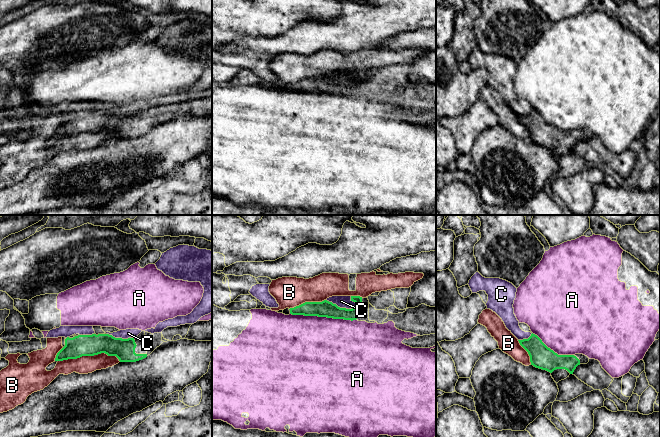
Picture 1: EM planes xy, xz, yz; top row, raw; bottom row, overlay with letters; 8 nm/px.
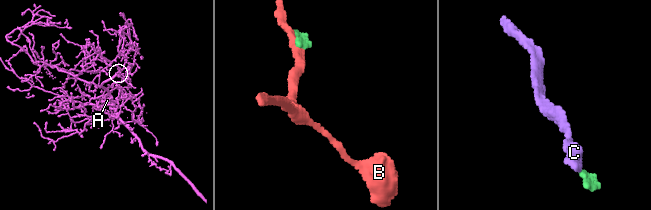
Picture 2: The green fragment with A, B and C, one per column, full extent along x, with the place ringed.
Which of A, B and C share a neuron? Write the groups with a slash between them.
A / B / C

